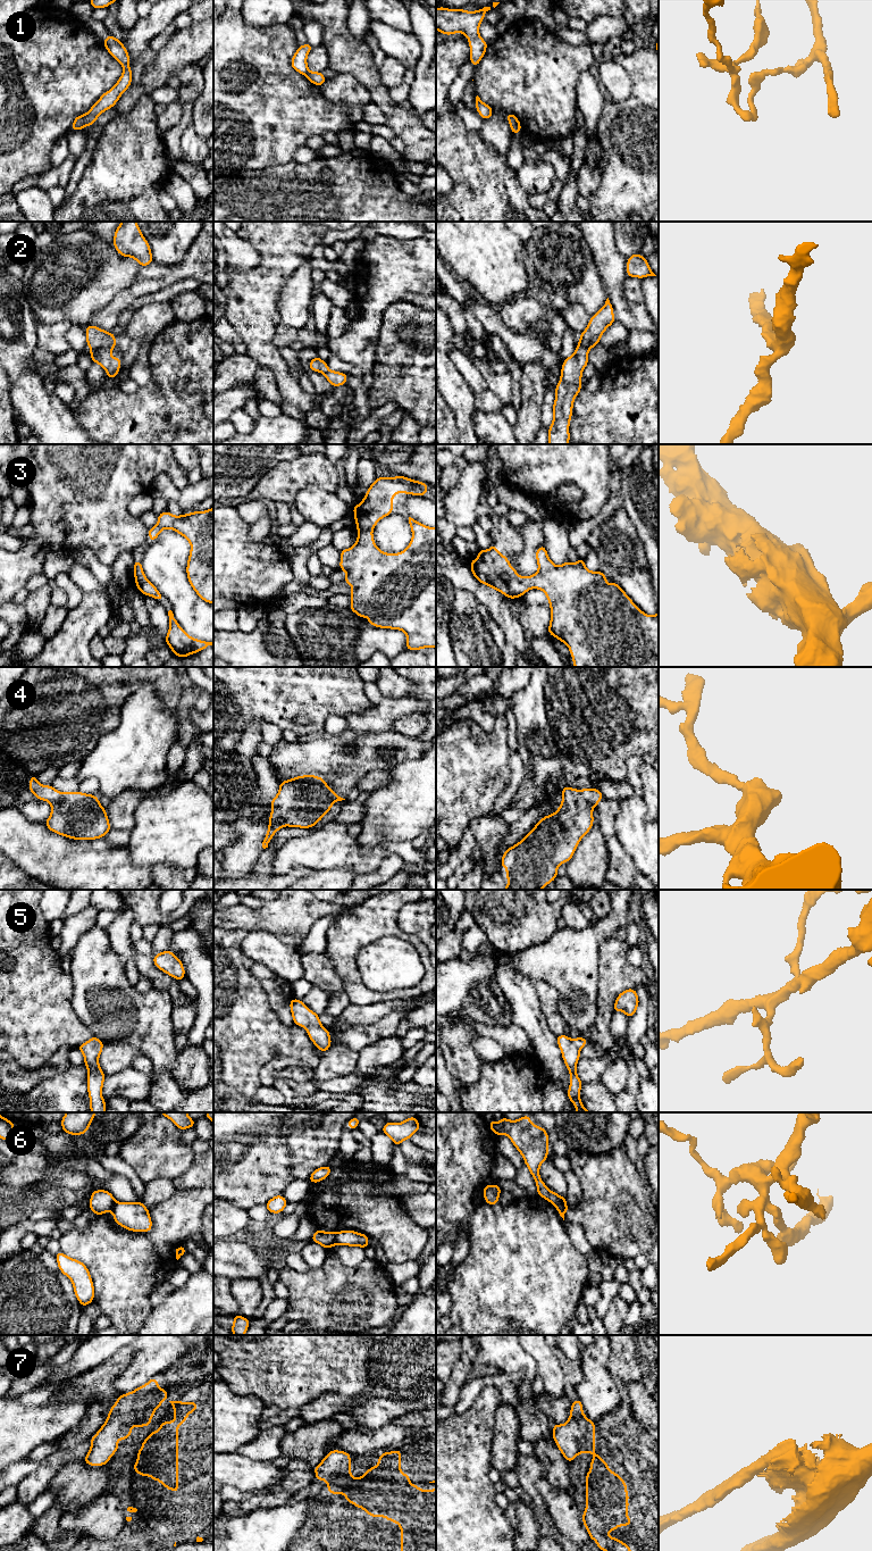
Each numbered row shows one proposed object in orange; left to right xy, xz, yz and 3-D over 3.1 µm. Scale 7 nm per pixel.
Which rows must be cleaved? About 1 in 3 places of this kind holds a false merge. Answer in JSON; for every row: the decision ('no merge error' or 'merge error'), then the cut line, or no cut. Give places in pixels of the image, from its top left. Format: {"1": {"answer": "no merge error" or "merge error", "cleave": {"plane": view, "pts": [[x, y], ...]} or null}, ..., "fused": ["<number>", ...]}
{"1": {"answer": "no merge error", "cleave": null}, "2": {"answer": "no merge error", "cleave": null}, "3": {"answer": "no merge error", "cleave": null}, "4": {"answer": "no merge error", "cleave": null}, "5": {"answer": "no merge error", "cleave": null}, "6": {"answer": "merge error", "cleave": {"plane": "xz", "pts": [[337, 1232], [334, 1243]]}}, "7": {"answer": "merge error", "cleave": {"plane": "yz", "pts": [[561, 1439], [575, 1439], [579, 1452]]}}, "fused": ["6", "7"]}

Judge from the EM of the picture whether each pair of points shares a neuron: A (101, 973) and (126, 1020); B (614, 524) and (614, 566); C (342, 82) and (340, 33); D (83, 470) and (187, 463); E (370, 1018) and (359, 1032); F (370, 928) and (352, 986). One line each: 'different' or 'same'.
A: same
B: same
C: different
D: different
E: different
F: same

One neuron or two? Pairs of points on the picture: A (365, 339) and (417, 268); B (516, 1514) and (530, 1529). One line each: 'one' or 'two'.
A: one
B: one

